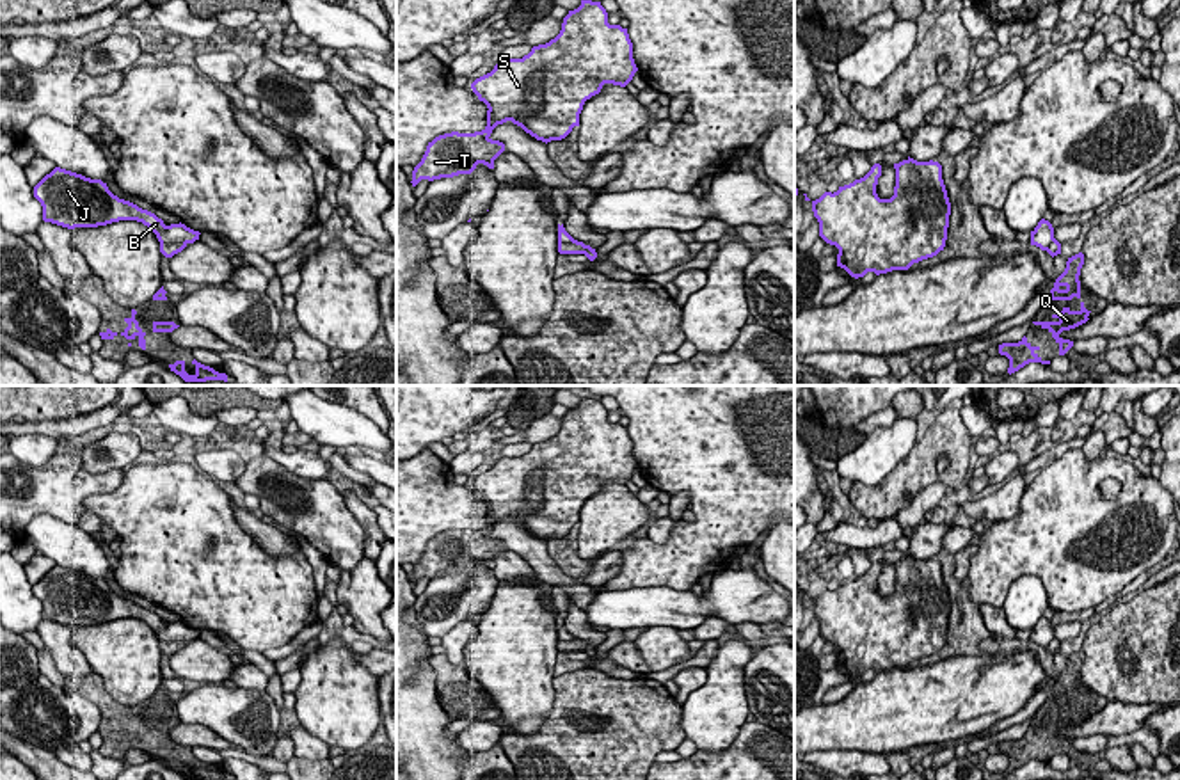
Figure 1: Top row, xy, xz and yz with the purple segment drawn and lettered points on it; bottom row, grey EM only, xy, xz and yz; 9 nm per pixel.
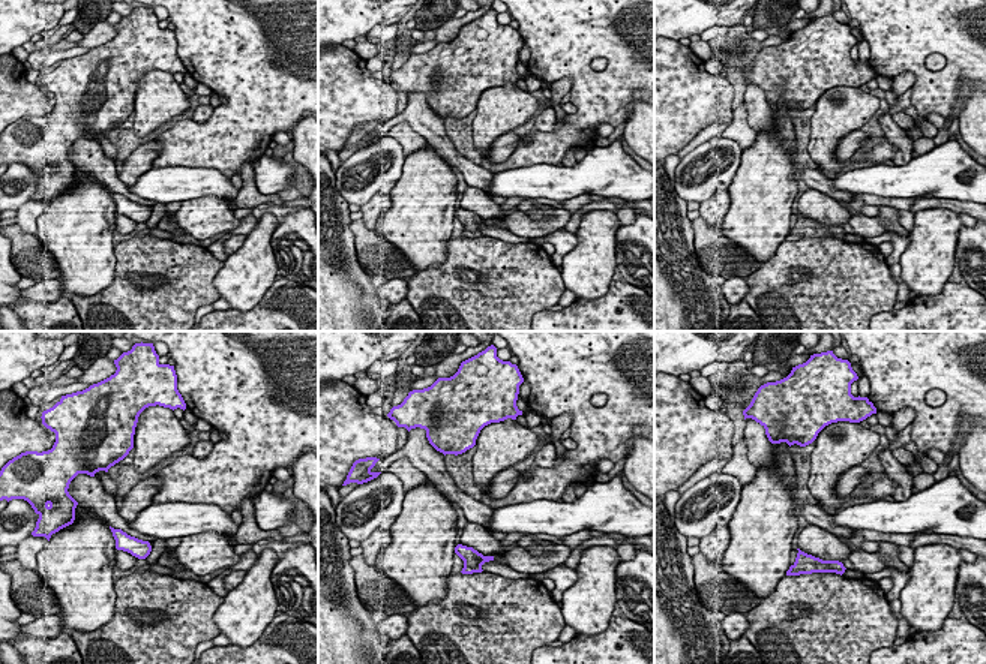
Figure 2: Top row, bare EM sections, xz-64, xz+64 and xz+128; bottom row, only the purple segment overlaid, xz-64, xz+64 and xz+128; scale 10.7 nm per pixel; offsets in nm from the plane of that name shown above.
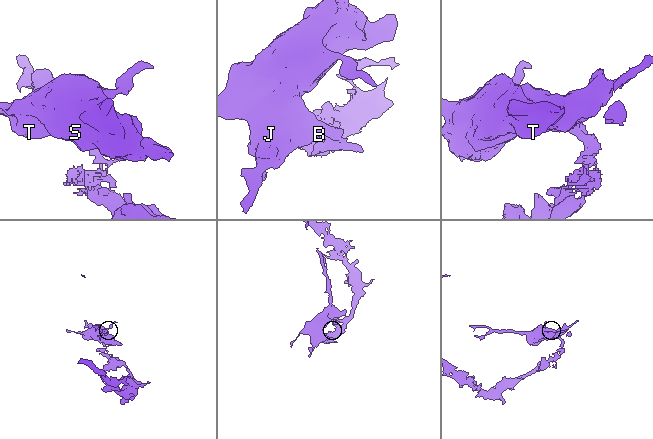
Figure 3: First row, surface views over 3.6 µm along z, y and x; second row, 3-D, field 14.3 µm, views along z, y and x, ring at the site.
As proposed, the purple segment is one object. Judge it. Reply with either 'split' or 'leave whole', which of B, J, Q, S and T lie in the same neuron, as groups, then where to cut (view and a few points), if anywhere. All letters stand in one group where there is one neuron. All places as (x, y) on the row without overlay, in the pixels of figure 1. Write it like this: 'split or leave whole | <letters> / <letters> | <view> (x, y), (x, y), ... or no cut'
split | B J S T / Q | xz (558, 640), (578, 640), (585, 647)

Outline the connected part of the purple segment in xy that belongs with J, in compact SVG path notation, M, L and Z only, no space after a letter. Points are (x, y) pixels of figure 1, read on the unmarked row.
M55 565L36 585L34 595L43 604L43 618L68 627L98 625L119 618L148 624L160 641L194 641L199 629L185 622L165 624L155 611L114 593L107 581Z

